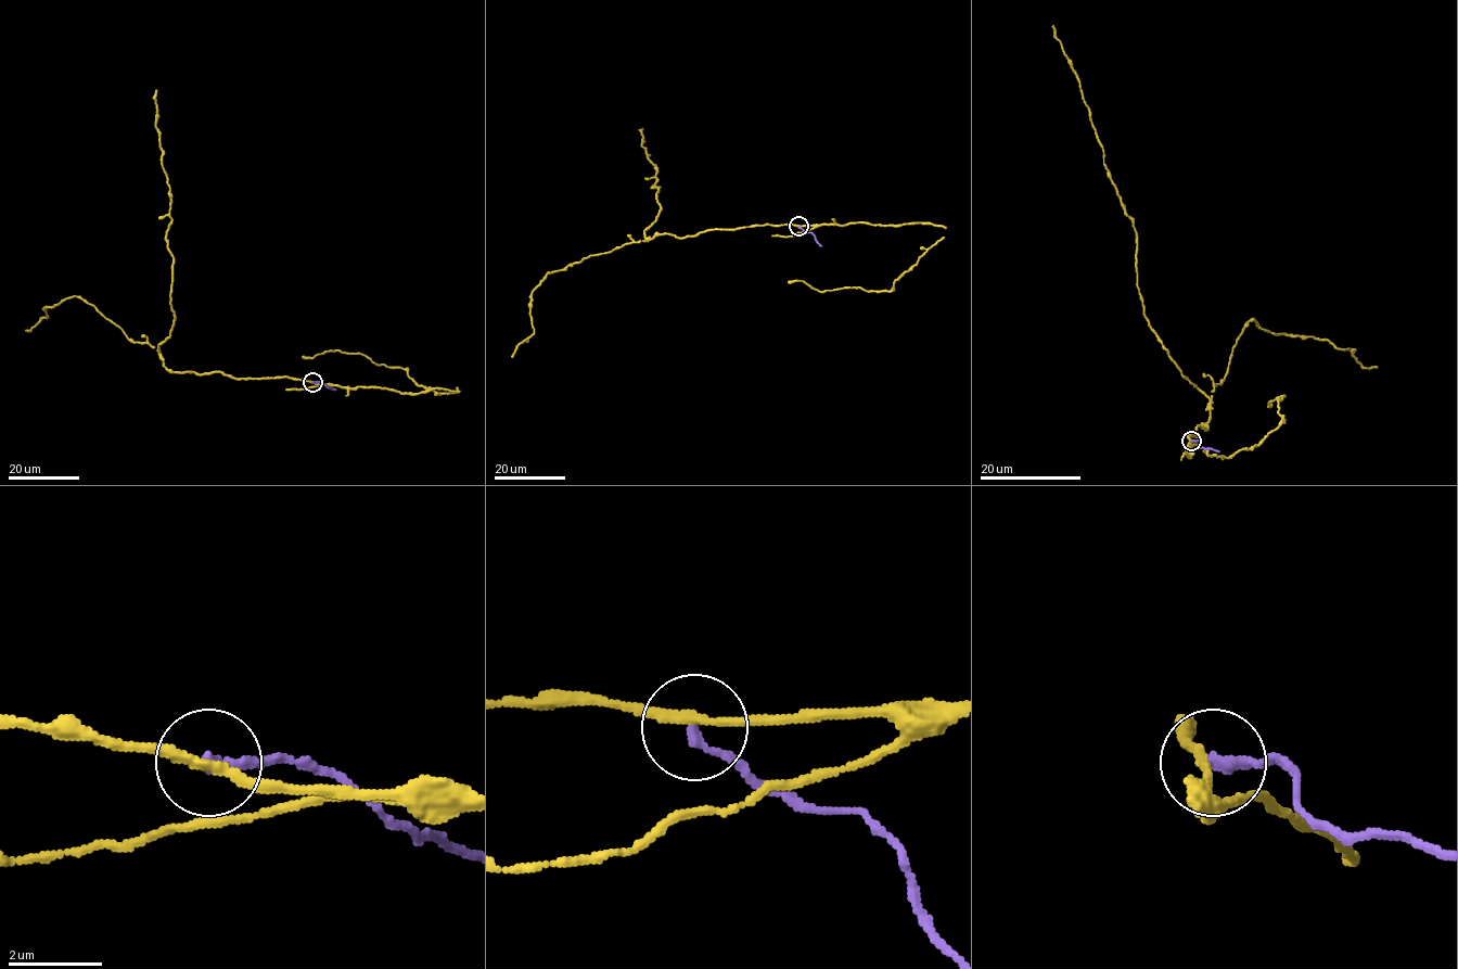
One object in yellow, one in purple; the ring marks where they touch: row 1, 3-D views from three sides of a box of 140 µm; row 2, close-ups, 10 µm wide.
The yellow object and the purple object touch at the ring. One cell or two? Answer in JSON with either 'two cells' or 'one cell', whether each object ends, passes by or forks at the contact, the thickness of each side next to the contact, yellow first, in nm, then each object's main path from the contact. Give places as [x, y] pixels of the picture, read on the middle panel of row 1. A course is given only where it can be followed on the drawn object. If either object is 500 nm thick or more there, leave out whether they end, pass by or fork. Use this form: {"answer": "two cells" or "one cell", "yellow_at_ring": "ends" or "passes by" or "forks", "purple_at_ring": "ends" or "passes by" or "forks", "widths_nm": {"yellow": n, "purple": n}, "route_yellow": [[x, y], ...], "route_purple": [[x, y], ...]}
{"answer": "two cells", "yellow_at_ring": "passes by", "purple_at_ring": "ends", "widths_nm": {"yellow": 200, "purple": 220}, "route_yellow": [[798, 226], [647, 239], [644, 231], [661, 205], [660, 188], [651, 188], [655, 165], [641, 145], [641, 128]], "route_purple": [[798, 227], [810, 232], [821, 246]]}

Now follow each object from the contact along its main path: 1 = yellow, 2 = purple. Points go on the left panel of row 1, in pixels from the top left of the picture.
1: (312, 382), (171, 372), (164, 365), (158, 345), (174, 324), (174, 257), (155, 90)
2: (312, 382), (335, 390)

